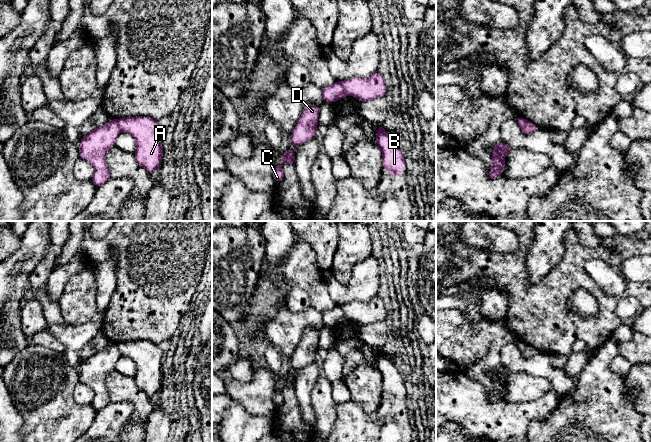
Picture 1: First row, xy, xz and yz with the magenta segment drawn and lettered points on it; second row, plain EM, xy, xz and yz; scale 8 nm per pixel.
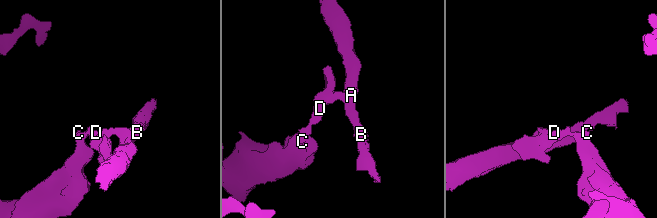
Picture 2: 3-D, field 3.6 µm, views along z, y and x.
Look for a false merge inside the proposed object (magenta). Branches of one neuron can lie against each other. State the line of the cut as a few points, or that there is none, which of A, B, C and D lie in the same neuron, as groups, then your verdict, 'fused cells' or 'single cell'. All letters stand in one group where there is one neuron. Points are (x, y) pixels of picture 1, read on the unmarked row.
cut xz (340, 306), (347, 318); groups A B / C D; fused cells

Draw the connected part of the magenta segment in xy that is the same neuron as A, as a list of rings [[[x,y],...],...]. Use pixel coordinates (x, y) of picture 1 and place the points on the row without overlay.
[[[151,341],[115,343],[122,355],[131,358],[136,365],[134,380],[138,388],[150,398],[162,386],[162,351]]]

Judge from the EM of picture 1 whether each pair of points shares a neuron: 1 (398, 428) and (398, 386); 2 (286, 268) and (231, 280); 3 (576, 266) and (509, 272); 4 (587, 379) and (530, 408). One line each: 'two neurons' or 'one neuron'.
1: one neuron
2: two neurons
3: one neuron
4: two neurons

